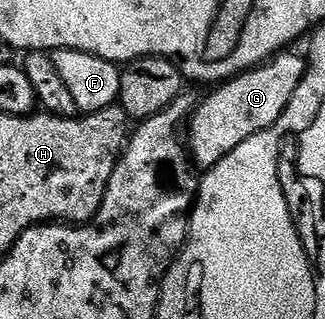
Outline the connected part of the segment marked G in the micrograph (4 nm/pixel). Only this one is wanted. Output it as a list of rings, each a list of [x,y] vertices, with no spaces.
[[[286,49],[244,74],[226,79],[224,83],[214,86],[210,90],[213,92],[202,103],[200,100],[194,106],[193,114],[187,120],[187,150],[198,168],[208,169],[219,165],[219,161],[223,161],[227,153],[239,149],[247,137],[255,137],[255,133],[271,129],[271,125],[283,117],[283,109],[287,109],[291,97],[295,97],[295,89],[301,84],[307,70],[306,60],[291,52]]]

